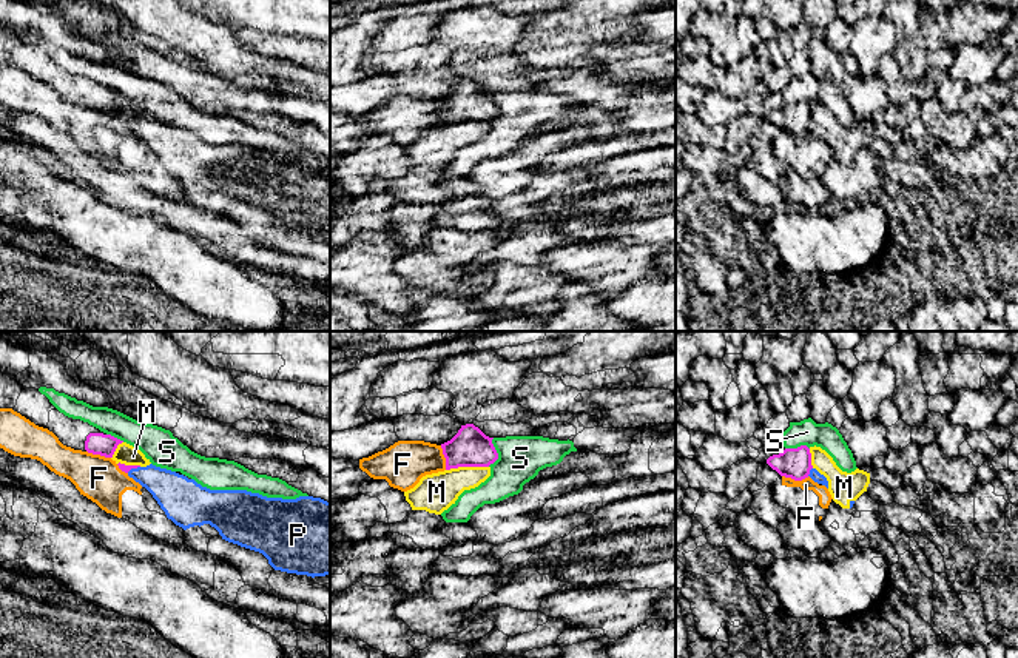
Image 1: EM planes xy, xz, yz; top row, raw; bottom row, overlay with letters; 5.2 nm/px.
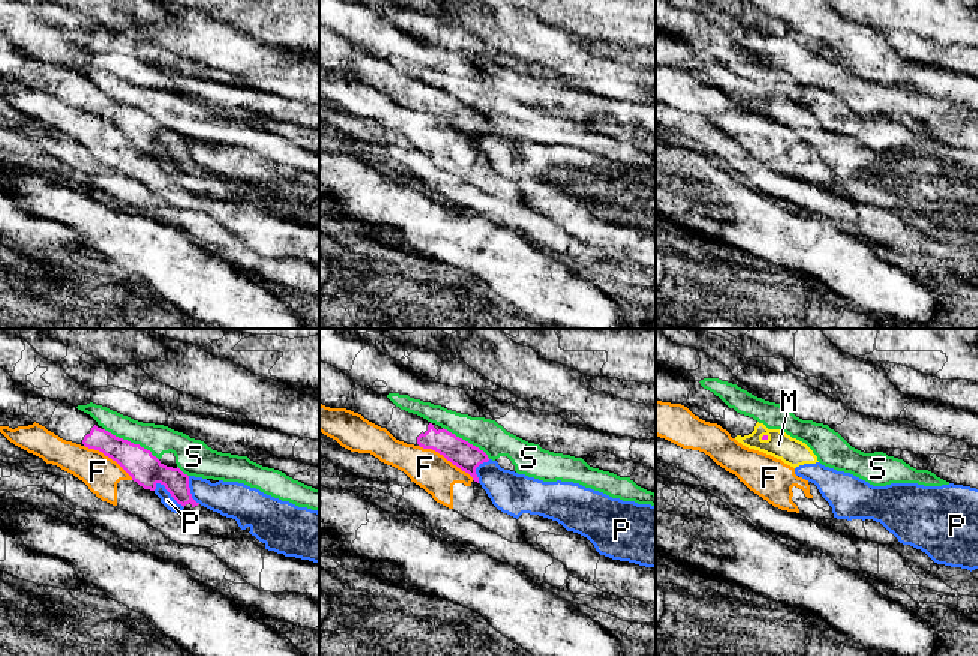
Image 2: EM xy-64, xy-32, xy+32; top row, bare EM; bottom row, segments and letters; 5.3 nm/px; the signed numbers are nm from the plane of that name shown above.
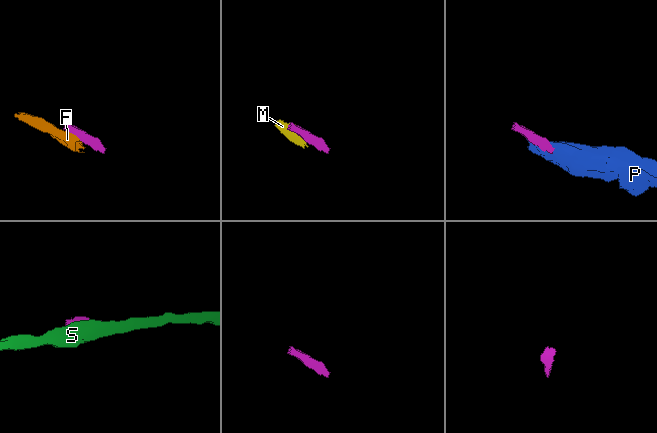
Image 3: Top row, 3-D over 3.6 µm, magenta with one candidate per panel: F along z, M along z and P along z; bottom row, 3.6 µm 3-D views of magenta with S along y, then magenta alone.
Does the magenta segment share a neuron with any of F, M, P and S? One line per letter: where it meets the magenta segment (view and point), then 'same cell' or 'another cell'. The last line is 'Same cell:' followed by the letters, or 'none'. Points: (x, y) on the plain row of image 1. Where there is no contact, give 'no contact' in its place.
F: contact yz (796, 134); another cell
M: contact xz (466, 120); another cell
P: contact yz (809, 127); another cell
S: contact xz (497, 108); another cell
Same cell: none

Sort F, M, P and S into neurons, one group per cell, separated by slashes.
F / M P / S

